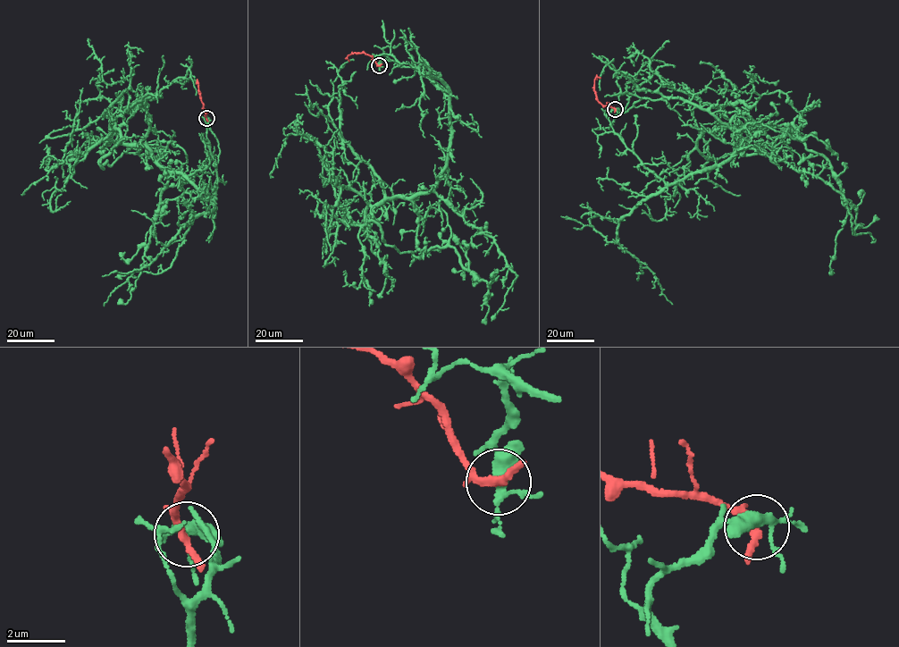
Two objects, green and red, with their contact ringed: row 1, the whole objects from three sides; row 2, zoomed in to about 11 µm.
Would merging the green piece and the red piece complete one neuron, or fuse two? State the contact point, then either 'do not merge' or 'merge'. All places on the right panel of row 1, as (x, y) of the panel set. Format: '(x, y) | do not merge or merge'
(615, 109) | do not merge

